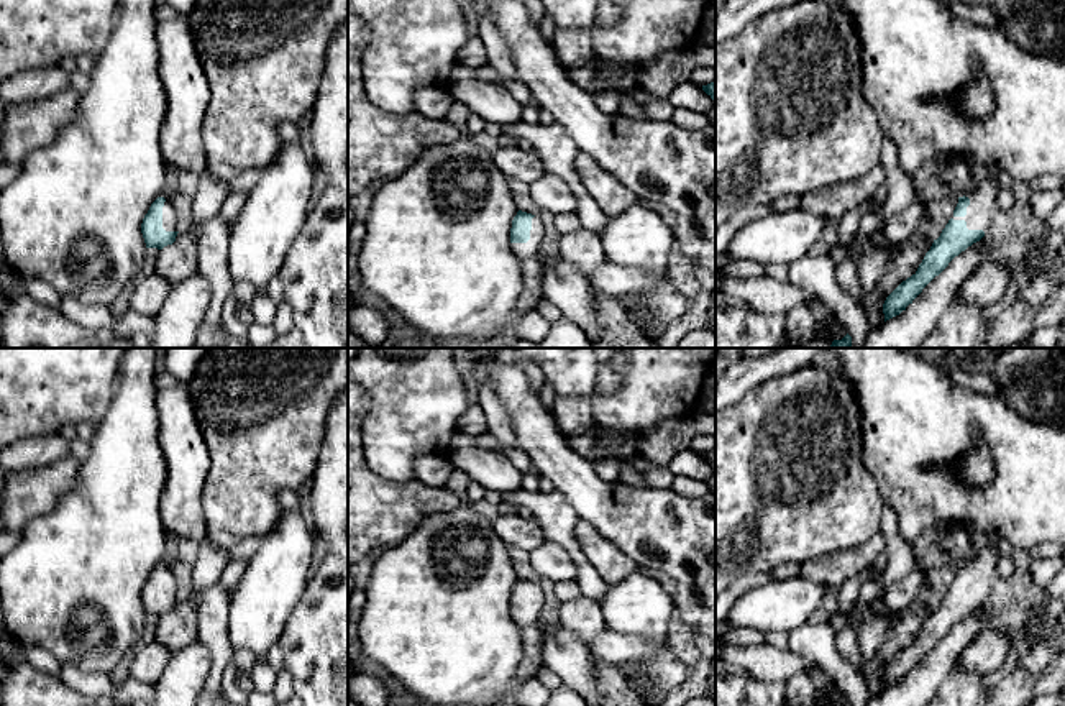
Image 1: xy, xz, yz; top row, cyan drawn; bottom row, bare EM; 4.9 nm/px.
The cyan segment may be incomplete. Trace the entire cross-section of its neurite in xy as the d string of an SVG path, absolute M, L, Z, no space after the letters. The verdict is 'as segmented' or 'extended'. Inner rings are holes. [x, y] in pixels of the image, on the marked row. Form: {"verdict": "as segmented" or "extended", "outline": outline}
{"verdict": "extended", "outline": "M169 192L161 194L149 207L141 223L146 248L162 250L177 236L177 213L169 204Z"}

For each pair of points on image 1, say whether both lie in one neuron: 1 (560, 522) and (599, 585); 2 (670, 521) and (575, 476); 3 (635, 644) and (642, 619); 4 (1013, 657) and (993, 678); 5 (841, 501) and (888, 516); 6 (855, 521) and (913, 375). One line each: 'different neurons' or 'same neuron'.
1: same neuron
2: same neuron
3: different neurons
4: same neuron
5: different neurons
6: different neurons

